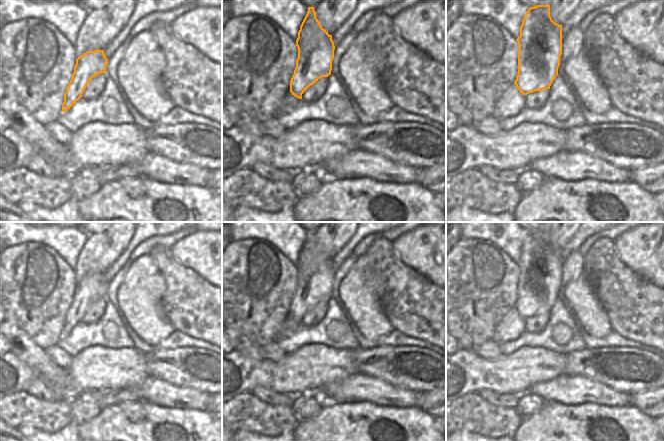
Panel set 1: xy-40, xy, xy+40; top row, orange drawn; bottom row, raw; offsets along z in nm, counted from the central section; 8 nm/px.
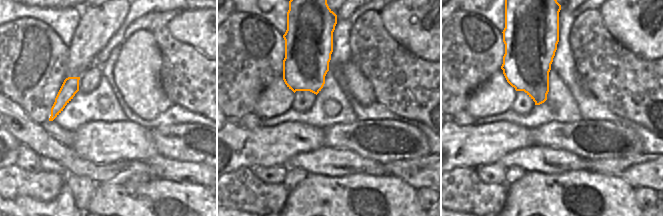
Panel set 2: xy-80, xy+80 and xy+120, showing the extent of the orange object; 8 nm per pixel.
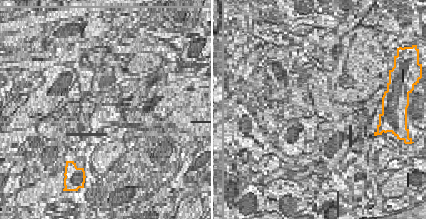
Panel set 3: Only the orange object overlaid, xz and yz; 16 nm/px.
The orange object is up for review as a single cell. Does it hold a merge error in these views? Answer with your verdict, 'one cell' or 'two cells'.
one cell

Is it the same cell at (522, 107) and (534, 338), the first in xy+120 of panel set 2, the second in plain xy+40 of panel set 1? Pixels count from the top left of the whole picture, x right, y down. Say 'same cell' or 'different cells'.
different cells

